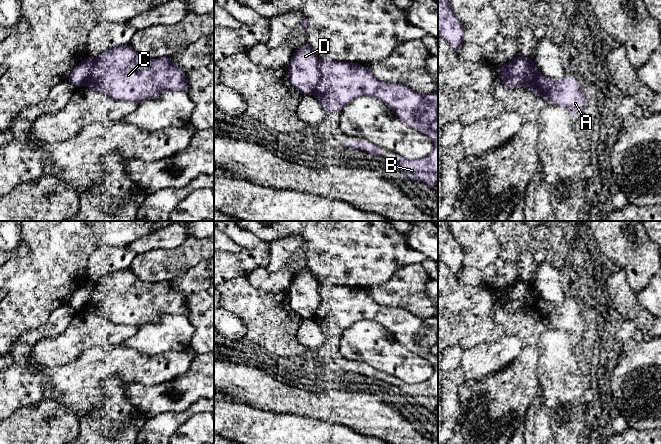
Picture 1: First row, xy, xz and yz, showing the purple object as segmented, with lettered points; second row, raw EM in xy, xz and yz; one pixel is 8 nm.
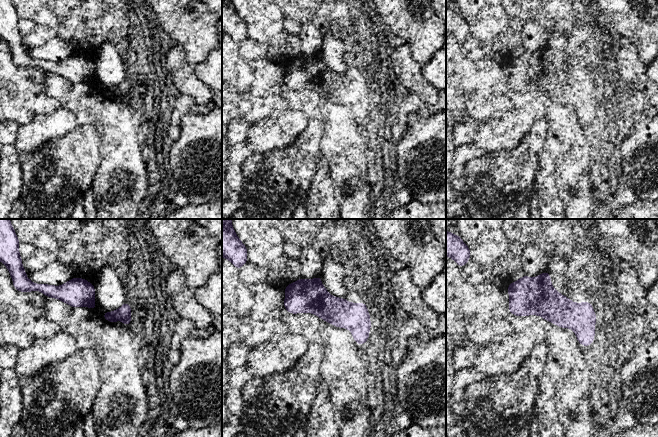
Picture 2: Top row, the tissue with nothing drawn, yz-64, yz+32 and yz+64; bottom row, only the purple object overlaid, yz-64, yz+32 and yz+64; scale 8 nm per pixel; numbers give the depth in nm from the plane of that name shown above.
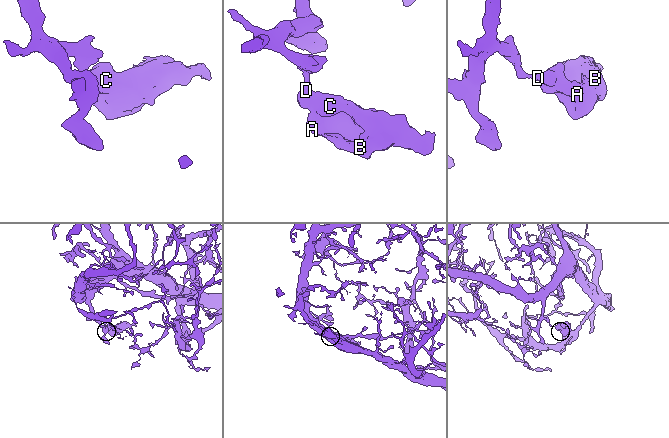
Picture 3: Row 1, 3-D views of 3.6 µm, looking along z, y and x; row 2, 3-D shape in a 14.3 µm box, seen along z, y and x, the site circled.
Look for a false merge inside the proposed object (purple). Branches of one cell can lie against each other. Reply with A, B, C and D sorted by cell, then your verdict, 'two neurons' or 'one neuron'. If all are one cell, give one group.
A B C / D | two neurons

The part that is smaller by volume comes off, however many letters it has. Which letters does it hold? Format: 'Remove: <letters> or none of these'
Remove: A, B, C

